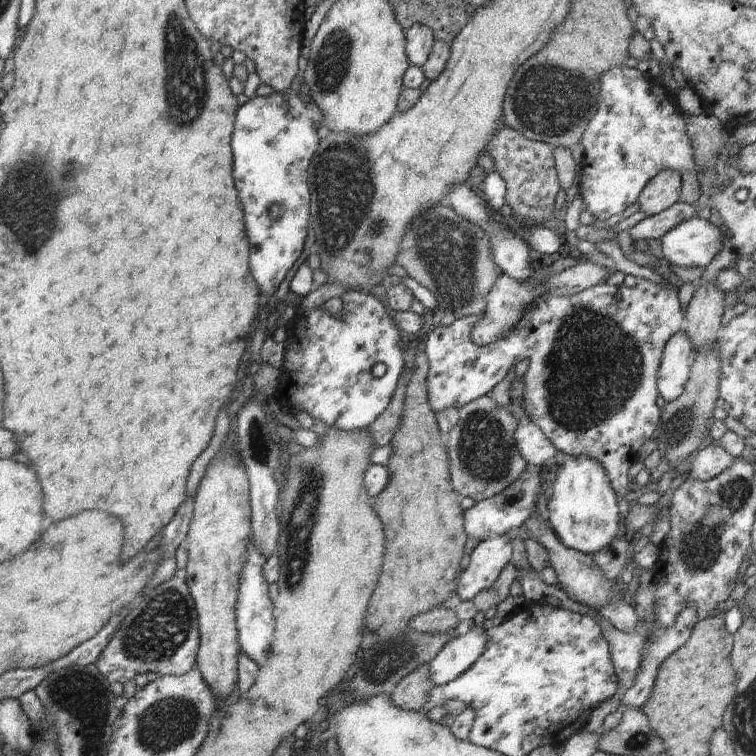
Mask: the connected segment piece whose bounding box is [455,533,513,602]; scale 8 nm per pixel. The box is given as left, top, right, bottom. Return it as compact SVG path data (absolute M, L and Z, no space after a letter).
M513 533L481 541L470 554L470 565L457 578L455 592L462 602L473 601L475 595L491 588L513 552Z

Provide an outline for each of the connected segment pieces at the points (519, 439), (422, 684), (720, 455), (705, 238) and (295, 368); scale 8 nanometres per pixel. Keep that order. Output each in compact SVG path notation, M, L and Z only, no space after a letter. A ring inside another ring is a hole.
M521 422L516 428L514 439L519 454L528 465L540 467L544 463L553 462L557 449L533 423Z
M427 665L420 666L402 678L389 697L393 706L404 711L419 712L428 701L428 692L435 686L428 679Z
M710 445L696 454L690 466L690 477L698 481L708 481L724 473L733 462L733 457L721 448Z
M706 215L685 219L674 226L660 240L662 253L667 264L678 267L702 267L705 268L722 249L721 241L724 234L721 230L708 222Z
M355 290L346 291L341 299L344 305L342 318L330 316L321 306L304 316L296 314L290 320L285 359L274 396L282 403L281 406L306 411L312 419L320 420L328 427L351 432L366 429L388 409L405 368L402 354L407 338L391 322L376 296ZM380 362L386 365L386 374L382 378L374 378L372 366Z

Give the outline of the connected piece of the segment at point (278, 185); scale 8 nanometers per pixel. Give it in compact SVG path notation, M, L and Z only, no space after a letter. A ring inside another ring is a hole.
M293 90L286 93L273 93L268 97L253 97L235 113L232 134L232 154L234 154L234 186L238 190L240 202L244 202L246 228L250 232L250 272L262 294L262 302L269 302L278 291L280 284L294 268L294 264L304 251L304 243L308 236L310 196L307 171L310 162L318 150L318 136L312 126L304 102L294 94ZM279 206L282 214L277 220L269 216L270 207Z

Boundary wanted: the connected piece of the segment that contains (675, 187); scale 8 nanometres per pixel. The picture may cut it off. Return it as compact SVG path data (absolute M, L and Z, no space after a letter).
M666 170L656 174L656 177L648 182L637 202L640 211L646 217L652 217L680 202L680 194L681 175L675 171Z

